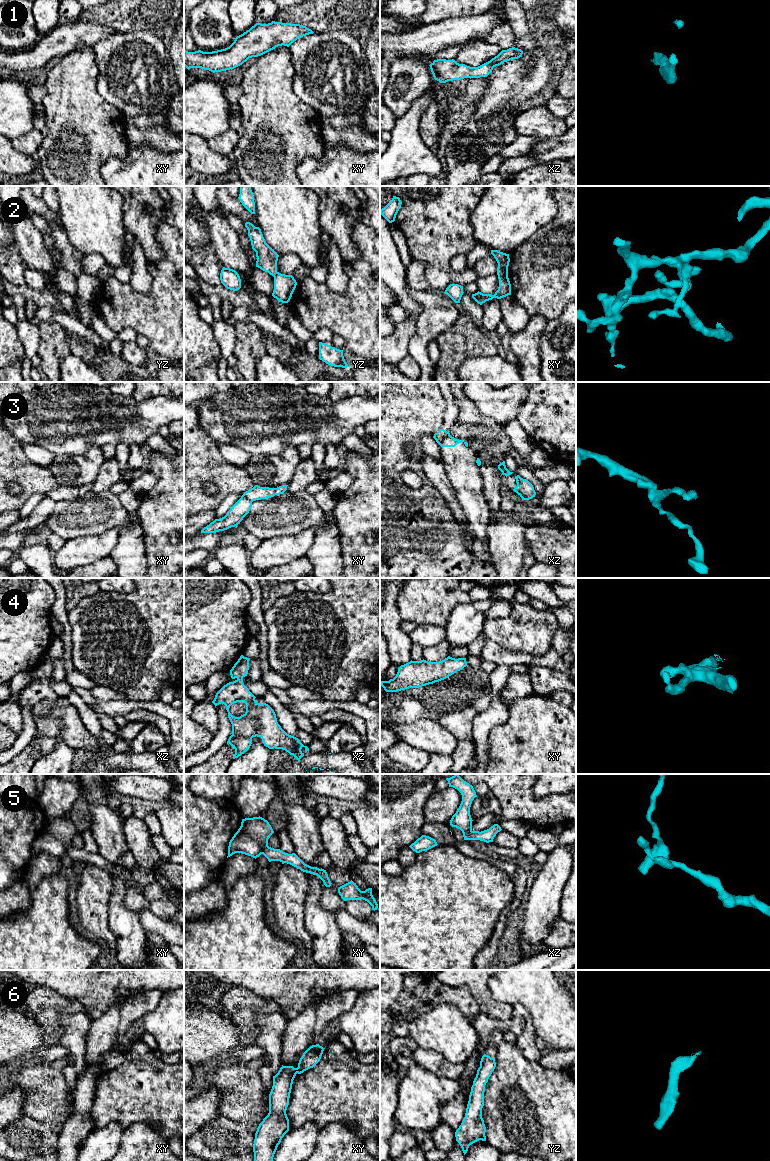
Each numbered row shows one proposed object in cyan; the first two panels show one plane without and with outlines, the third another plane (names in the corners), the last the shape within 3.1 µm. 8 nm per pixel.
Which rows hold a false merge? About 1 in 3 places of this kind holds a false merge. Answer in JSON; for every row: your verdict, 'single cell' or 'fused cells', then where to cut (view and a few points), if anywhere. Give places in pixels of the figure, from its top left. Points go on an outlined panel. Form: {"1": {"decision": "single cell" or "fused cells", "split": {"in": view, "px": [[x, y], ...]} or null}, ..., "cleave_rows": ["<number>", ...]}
{"1": {"decision": "single cell", "split": null}, "2": {"decision": "fused cells", "split": {"in": "xy", "px": [[497, 273], [507, 275]]}}, "3": {"decision": "fused cells", "split": {"in": "xz", "px": [[448, 432], [441, 446]]}}, "4": {"decision": "single cell", "split": null}, "5": {"decision": "single cell", "split": null}, "6": {"decision": "single cell", "split": null}, "cleave_rows": ["2", "3"]}

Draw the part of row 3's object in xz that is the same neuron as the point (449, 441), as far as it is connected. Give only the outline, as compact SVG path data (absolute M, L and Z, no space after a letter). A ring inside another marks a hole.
M448 431L447 436L445 437L442 447L455 447L457 444L463 442L466 447L468 447L468 443L464 442L463 440L455 439L452 437Z

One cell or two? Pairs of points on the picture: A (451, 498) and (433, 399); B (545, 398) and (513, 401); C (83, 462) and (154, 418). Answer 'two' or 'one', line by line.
A: two
B: two
C: two

